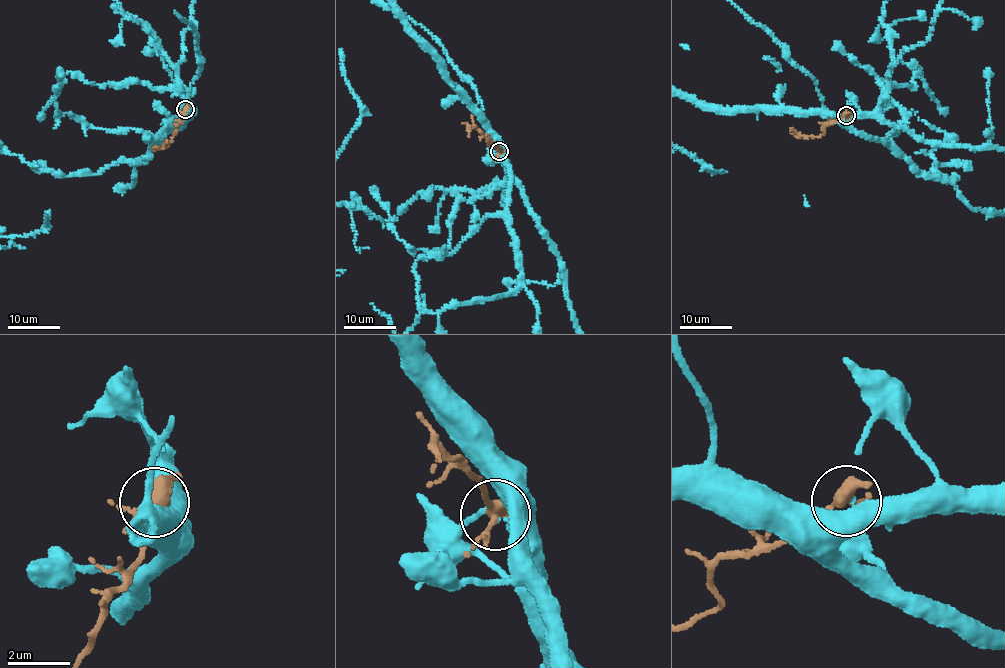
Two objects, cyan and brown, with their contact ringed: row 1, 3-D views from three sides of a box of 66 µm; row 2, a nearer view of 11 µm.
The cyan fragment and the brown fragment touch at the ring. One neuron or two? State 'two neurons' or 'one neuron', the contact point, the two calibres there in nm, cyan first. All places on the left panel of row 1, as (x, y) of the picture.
two neurons; place (185, 109); calibres 440 and 300 nm

